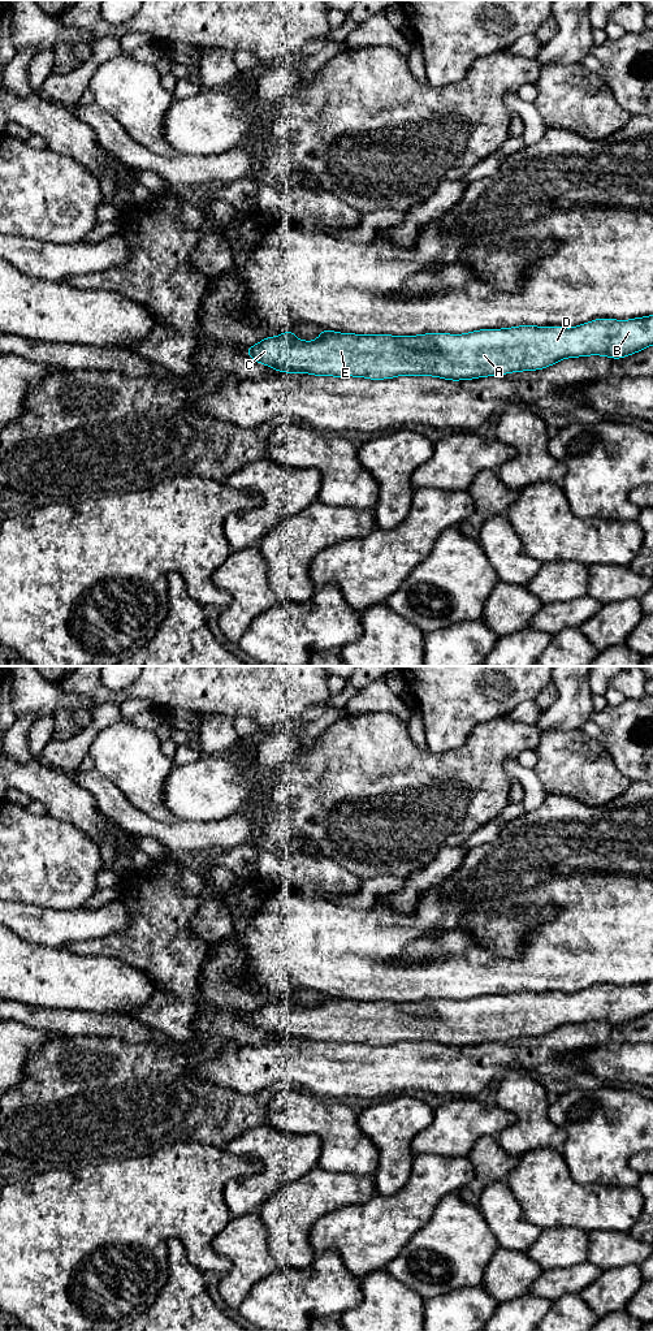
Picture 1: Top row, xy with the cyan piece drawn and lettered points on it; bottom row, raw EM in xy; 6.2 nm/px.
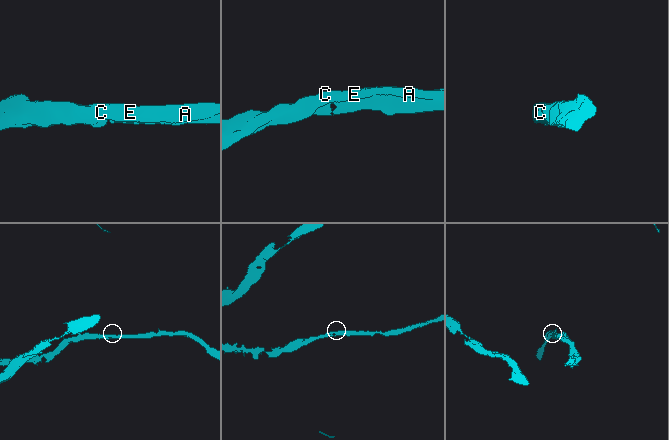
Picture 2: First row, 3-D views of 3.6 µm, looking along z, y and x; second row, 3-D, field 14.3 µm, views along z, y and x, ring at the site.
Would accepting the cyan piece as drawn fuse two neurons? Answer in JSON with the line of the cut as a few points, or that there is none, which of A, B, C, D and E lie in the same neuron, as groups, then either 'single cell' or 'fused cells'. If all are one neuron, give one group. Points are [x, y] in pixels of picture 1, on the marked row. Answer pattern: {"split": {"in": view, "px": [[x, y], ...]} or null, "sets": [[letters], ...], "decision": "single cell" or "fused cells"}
{"split": null, "sets": [["A", "B", "C", "D", "E"]], "decision": "single cell"}

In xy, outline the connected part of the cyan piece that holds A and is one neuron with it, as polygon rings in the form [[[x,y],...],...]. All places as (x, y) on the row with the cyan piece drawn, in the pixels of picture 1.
[[[653,315],[632,320],[597,319],[575,328],[522,325],[466,334],[428,333],[397,337],[337,333],[325,329],[313,342],[300,341],[290,330],[278,337],[267,337],[246,353],[261,364],[289,373],[356,376],[372,380],[401,375],[436,376],[457,381],[542,370],[565,358],[604,355],[620,359],[650,345],[653,345]]]

